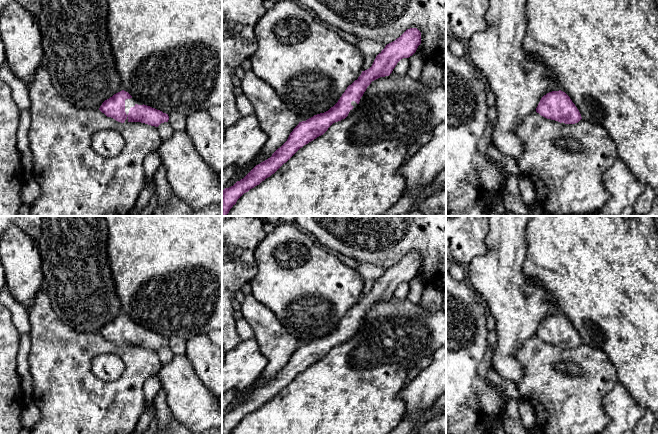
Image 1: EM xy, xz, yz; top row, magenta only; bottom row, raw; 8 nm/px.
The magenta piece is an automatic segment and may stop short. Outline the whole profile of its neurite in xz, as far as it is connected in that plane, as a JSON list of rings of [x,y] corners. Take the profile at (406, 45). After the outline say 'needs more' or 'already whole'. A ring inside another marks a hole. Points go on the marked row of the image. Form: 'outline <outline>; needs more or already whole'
outline [[[417,28],[407,29],[399,38],[387,44],[376,56],[372,66],[362,71],[333,107],[299,122],[287,141],[270,158],[256,165],[243,179],[222,191],[222,216],[227,216],[244,193],[274,174],[300,148],[323,135],[333,123],[352,114],[361,105],[371,82],[389,76],[397,63],[403,58],[412,56],[420,44],[421,32]]]; needs more

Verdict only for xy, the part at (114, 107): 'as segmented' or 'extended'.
extended

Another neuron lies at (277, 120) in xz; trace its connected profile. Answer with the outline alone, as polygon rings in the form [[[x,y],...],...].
[[[245,71],[240,80],[242,94],[253,104],[254,114],[268,139],[259,155],[245,166],[237,181],[243,179],[256,165],[270,158],[299,124],[298,115],[283,102],[267,82],[252,71]]]

